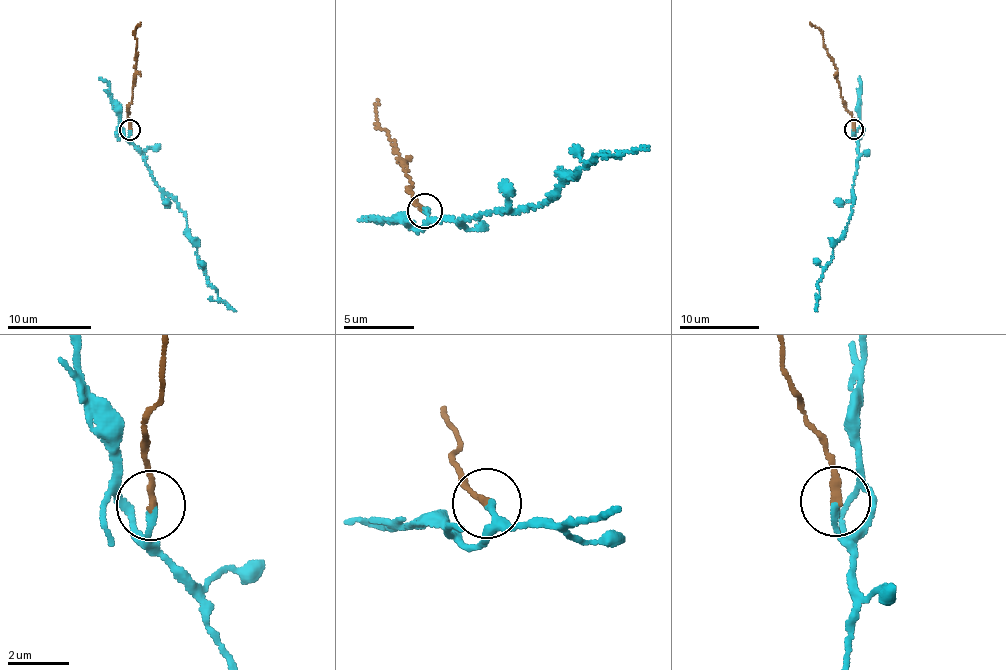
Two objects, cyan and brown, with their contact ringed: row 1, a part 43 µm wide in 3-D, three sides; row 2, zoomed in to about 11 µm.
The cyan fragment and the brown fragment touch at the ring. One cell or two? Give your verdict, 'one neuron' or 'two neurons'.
two neurons

